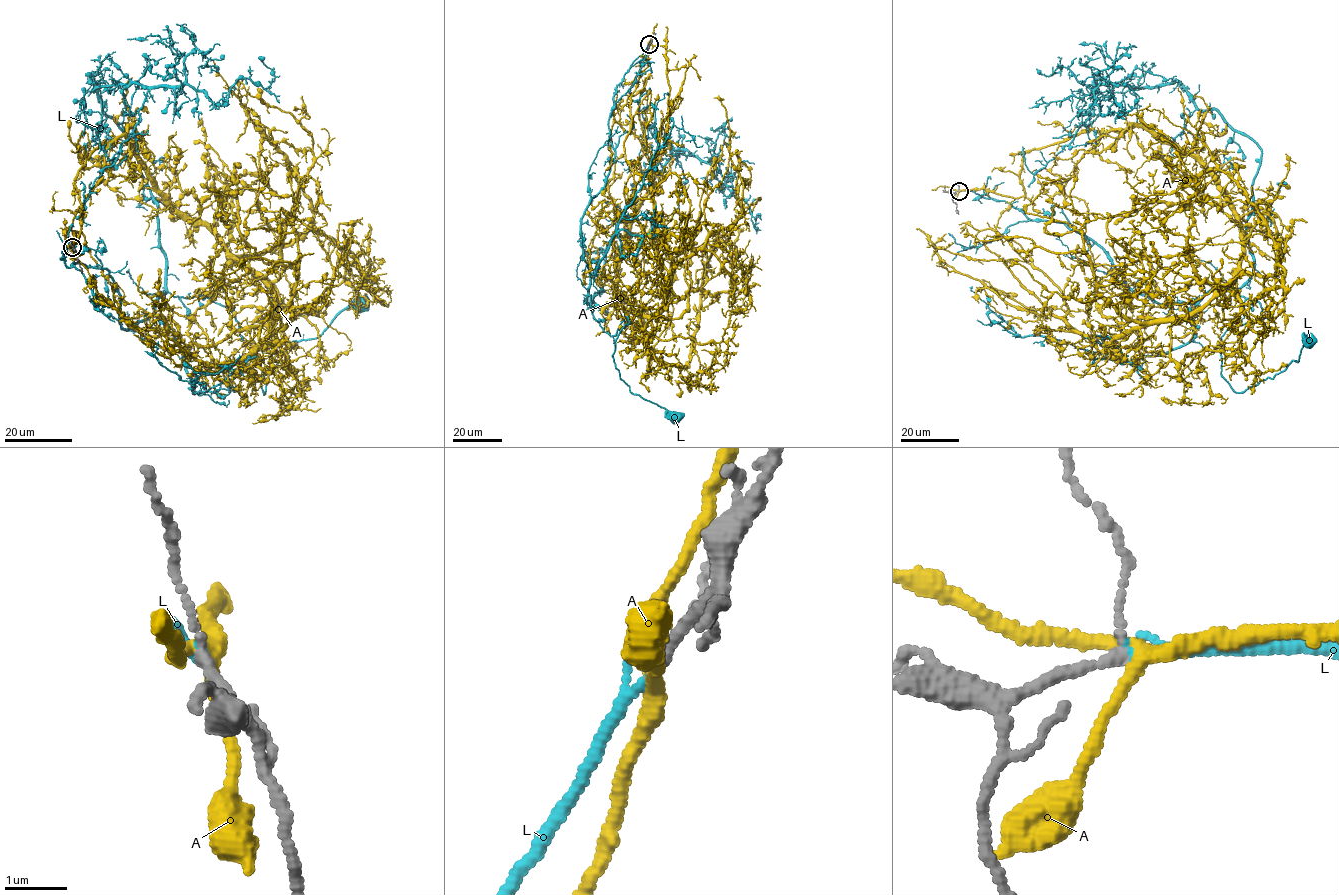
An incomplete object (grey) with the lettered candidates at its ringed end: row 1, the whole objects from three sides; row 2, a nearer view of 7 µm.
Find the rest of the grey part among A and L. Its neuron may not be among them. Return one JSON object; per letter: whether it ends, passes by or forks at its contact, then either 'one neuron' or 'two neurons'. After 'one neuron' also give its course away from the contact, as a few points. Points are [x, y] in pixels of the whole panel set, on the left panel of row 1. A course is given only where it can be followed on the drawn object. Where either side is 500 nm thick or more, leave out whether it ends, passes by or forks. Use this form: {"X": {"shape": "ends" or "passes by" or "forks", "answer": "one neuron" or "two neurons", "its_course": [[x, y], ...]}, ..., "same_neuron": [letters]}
{"A": {"shape": "forks", "answer": "two neurons"}, "L": {"shape": "ends", "answer": "one neuron", "its_course": [[72, 246], [69, 267], [109, 270], [123, 328], [167, 292], [233, 308], [263, 394], [293, 342], [357, 303]]}, "same_neuron": ["L"]}

